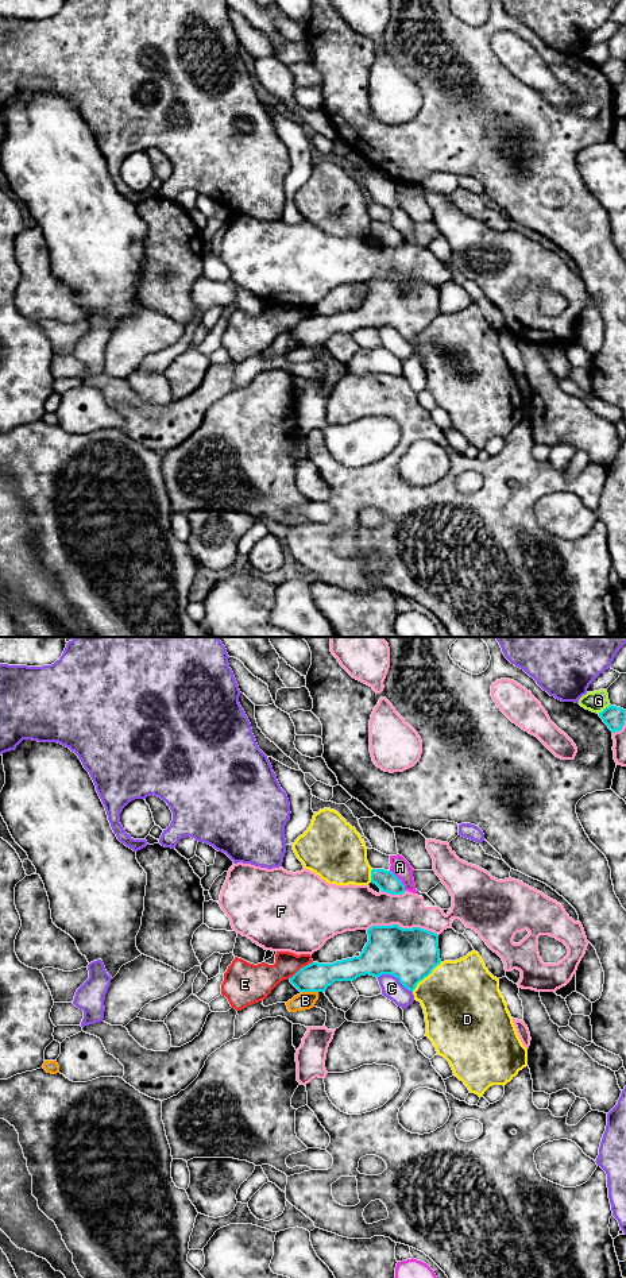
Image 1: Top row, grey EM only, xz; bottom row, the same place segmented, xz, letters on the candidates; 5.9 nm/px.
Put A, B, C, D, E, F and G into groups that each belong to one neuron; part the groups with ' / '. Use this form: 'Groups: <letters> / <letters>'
Groups: A / B / C / D / E / F / G

